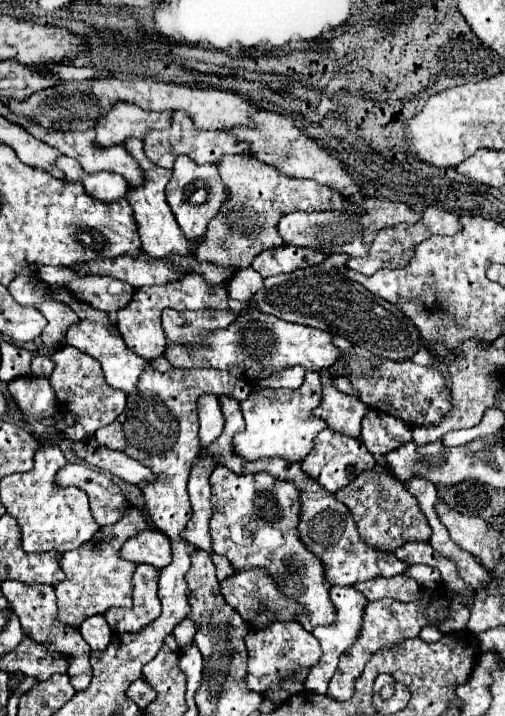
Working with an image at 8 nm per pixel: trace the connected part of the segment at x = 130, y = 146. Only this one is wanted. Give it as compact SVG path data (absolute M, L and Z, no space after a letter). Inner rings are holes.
M129 139L125 145L123 145L135 159L137 163L141 165L145 177L147 177L147 183L143 183L141 187L133 189L129 187L129 193L127 193L127 199L129 203L133 205L133 213L135 213L135 221L137 221L137 227L139 227L139 235L141 235L141 243L143 243L143 251L151 257L151 259L163 259L171 265L173 271L181 273L179 271L179 265L169 261L173 257L187 257L193 253L191 249L191 243L183 237L177 221L173 219L173 213L165 201L165 185L169 183L171 179L171 169L163 169L163 167L157 167L153 165L145 153L143 153L143 141L141 139Z

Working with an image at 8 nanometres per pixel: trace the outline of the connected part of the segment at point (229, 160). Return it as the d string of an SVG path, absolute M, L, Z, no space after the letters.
M225 155L215 165L229 195L221 205L219 213L215 215L215 219L209 221L201 243L197 243L195 247L197 261L207 261L217 267L231 267L241 271L251 267L251 261L261 251L283 245L277 233L277 223L283 215L293 211L331 211L331 209L359 211L359 207L353 207L337 191L317 185L315 181L309 179L285 177L269 165L261 165L253 157Z

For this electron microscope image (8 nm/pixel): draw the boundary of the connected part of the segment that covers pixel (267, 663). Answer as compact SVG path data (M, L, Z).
M275 621L265 629L251 629L245 643L249 651L247 685L257 693L263 693L269 685L273 685L273 681L289 675L297 667L313 667L321 657L319 641L297 621Z

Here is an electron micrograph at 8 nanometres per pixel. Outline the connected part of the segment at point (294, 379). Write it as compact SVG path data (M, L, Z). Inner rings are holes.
M293 367L293 369L287 369L285 373L281 373L277 377L267 377L267 379L257 381L257 387L289 387L289 389L299 389L301 383L303 383L305 373L307 371L301 369L301 367Z

